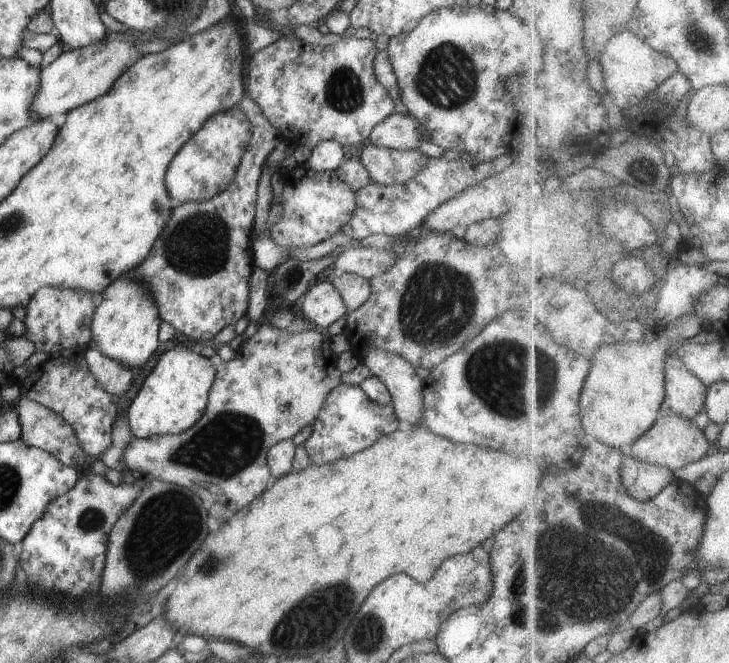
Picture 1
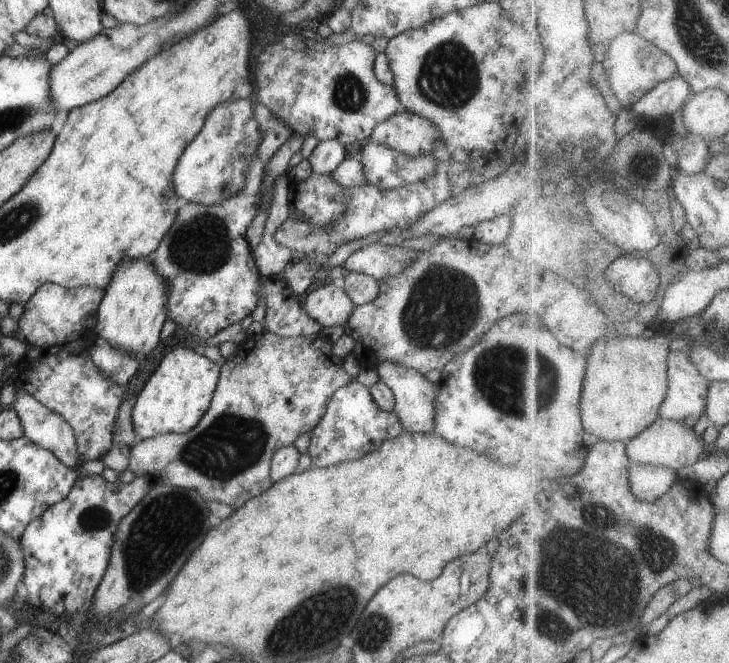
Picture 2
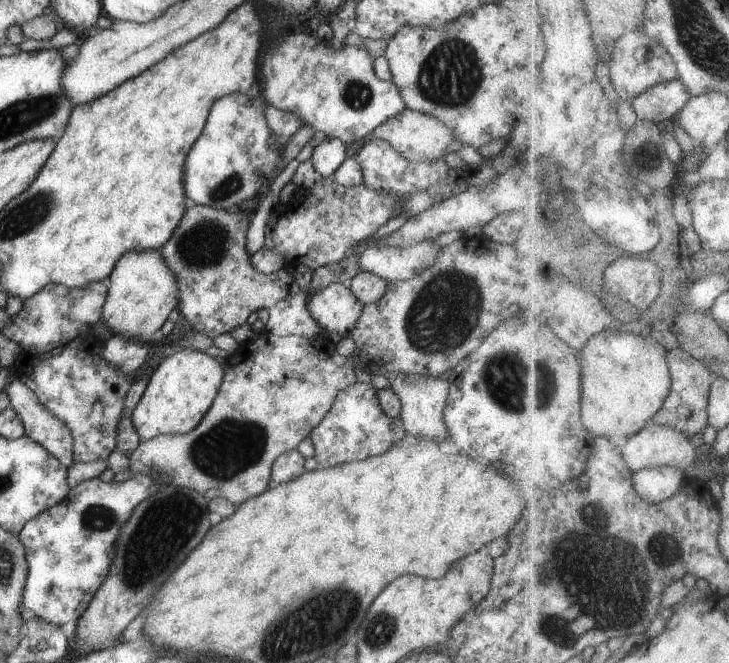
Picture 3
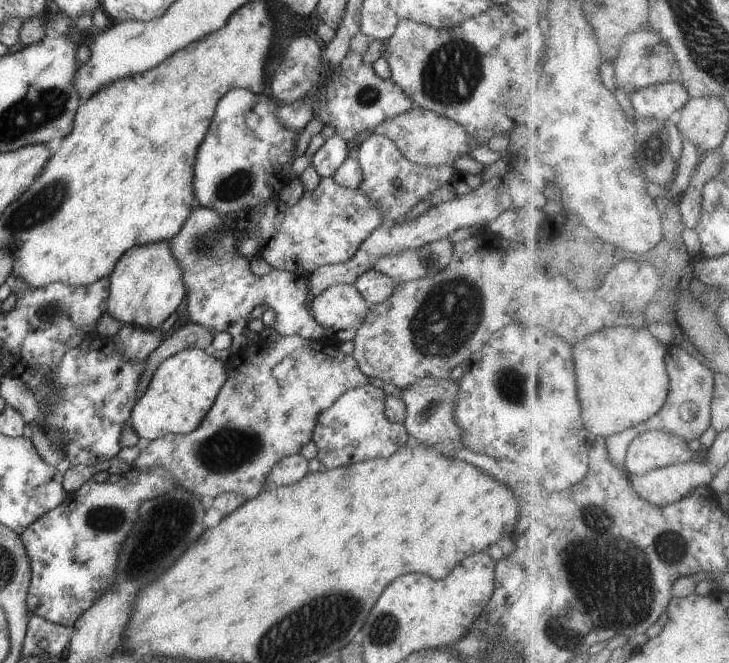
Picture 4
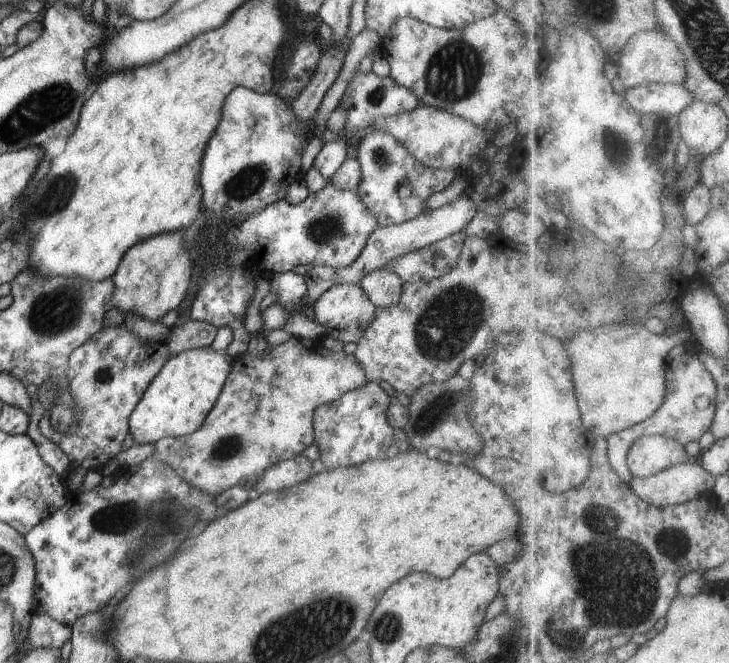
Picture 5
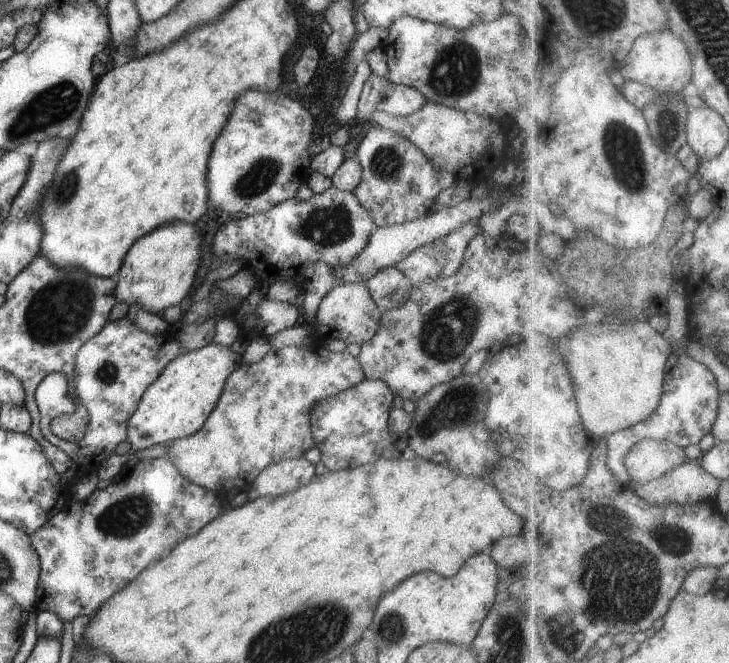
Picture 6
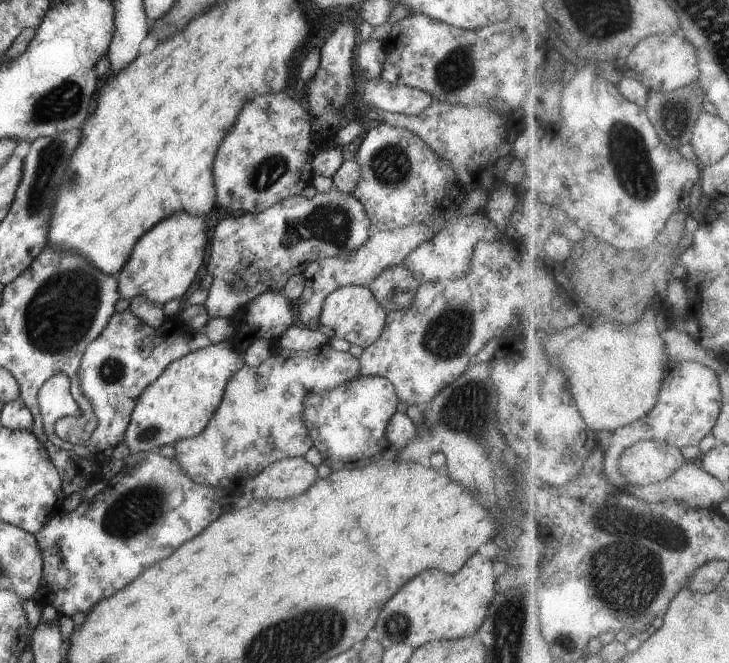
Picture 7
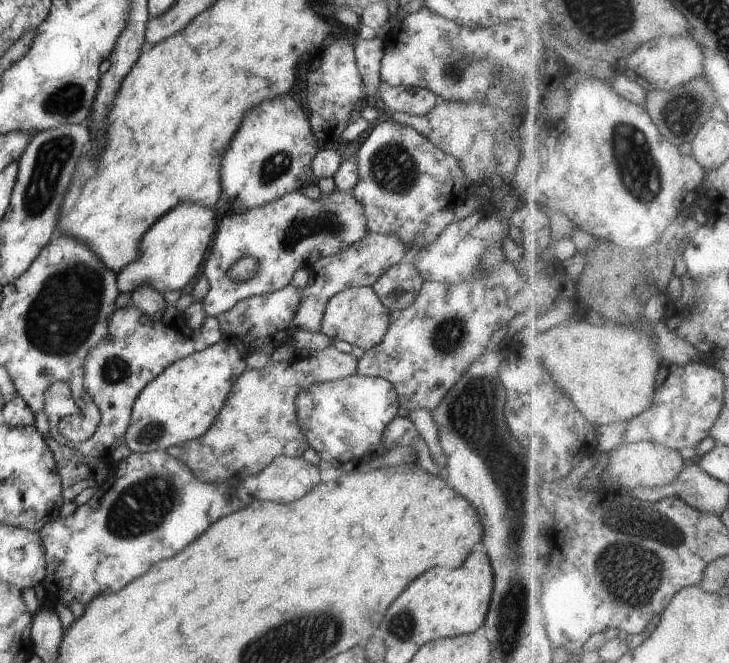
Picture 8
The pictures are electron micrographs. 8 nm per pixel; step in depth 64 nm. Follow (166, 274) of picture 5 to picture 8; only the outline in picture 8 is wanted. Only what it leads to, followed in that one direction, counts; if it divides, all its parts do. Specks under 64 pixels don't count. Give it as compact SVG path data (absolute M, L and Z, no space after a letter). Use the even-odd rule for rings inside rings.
M186 201L172 207L144 233L140 240L139 257L117 273L117 287L121 293L132 292L143 284L151 284L161 293L167 290L181 292L198 274L204 254L216 232L216 211L204 203Z

